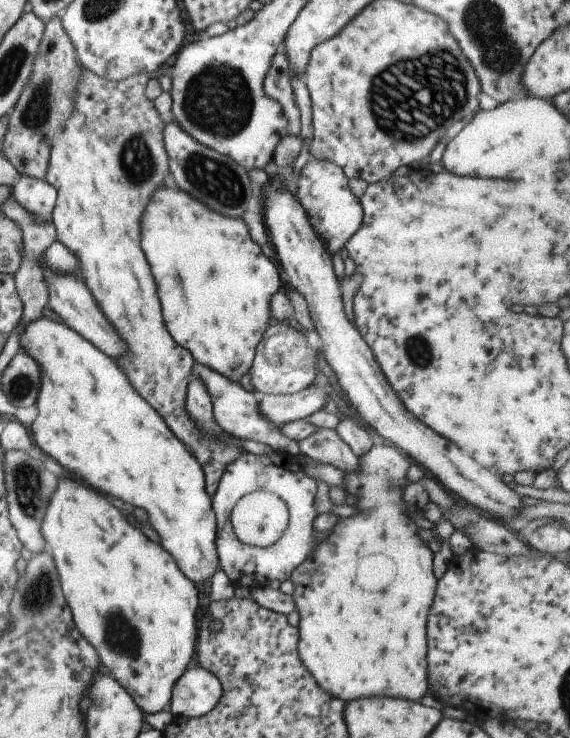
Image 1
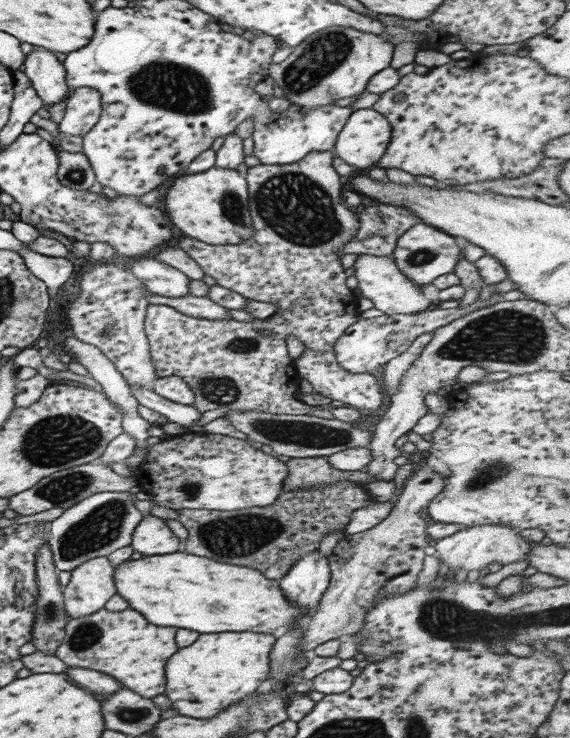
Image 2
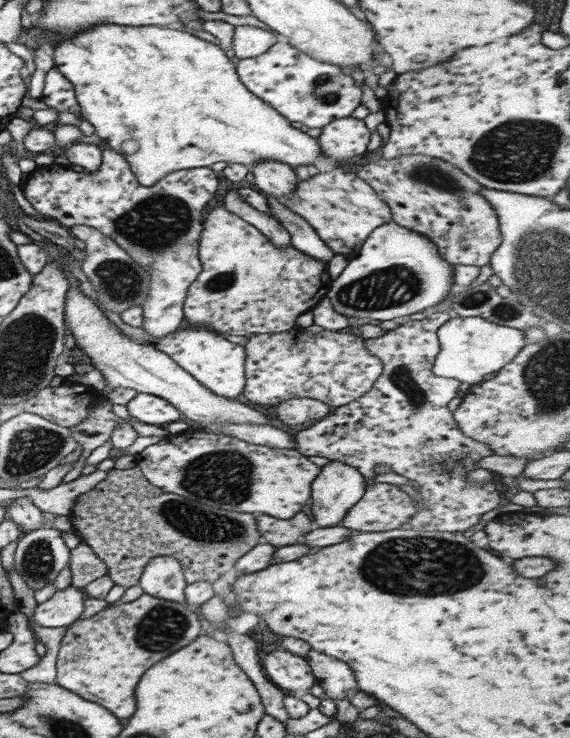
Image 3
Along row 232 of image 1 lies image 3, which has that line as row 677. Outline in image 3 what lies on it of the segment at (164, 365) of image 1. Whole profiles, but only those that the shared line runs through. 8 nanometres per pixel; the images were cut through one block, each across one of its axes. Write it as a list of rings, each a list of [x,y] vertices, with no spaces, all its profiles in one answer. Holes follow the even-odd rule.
[[[143,593],[132,602],[120,606],[104,606],[103,609],[88,619],[78,620],[69,626],[62,637],[57,656],[56,684],[67,688],[70,692],[82,696],[84,700],[92,701],[107,708],[118,718],[130,718],[136,710],[134,690],[140,676],[154,666],[158,660],[170,656],[178,648],[184,648],[200,636],[202,626],[198,620],[198,611],[188,608],[186,604],[175,603]]]

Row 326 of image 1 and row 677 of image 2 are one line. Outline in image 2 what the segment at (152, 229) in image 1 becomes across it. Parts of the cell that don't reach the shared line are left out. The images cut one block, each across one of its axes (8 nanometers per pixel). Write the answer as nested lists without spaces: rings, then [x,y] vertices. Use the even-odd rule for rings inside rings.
[[[218,632],[204,634],[192,646],[180,648],[166,664],[166,688],[163,694],[172,702],[171,708],[180,716],[207,719],[251,695],[269,676],[269,654],[276,637],[263,632]]]

